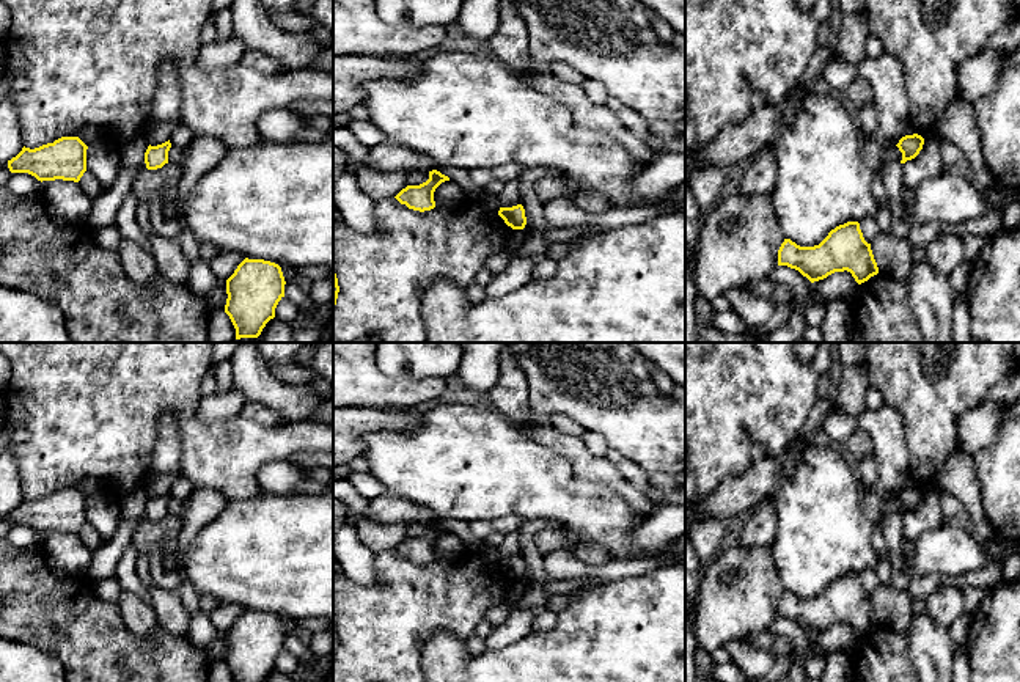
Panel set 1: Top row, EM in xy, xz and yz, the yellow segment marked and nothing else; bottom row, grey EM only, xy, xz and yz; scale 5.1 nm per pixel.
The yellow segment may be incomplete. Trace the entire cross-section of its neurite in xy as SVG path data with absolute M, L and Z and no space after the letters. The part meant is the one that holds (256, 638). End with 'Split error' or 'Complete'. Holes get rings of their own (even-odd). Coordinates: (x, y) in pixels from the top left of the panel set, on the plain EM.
M245 610L234 625L226 632L225 665L229 668L236 682L262 682L275 669L275 660L284 649L284 629L281 619L264 611Z. Complete

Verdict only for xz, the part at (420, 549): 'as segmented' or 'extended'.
as segmented

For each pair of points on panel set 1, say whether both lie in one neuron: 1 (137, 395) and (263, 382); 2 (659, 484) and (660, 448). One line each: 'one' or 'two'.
1: two
2: two

